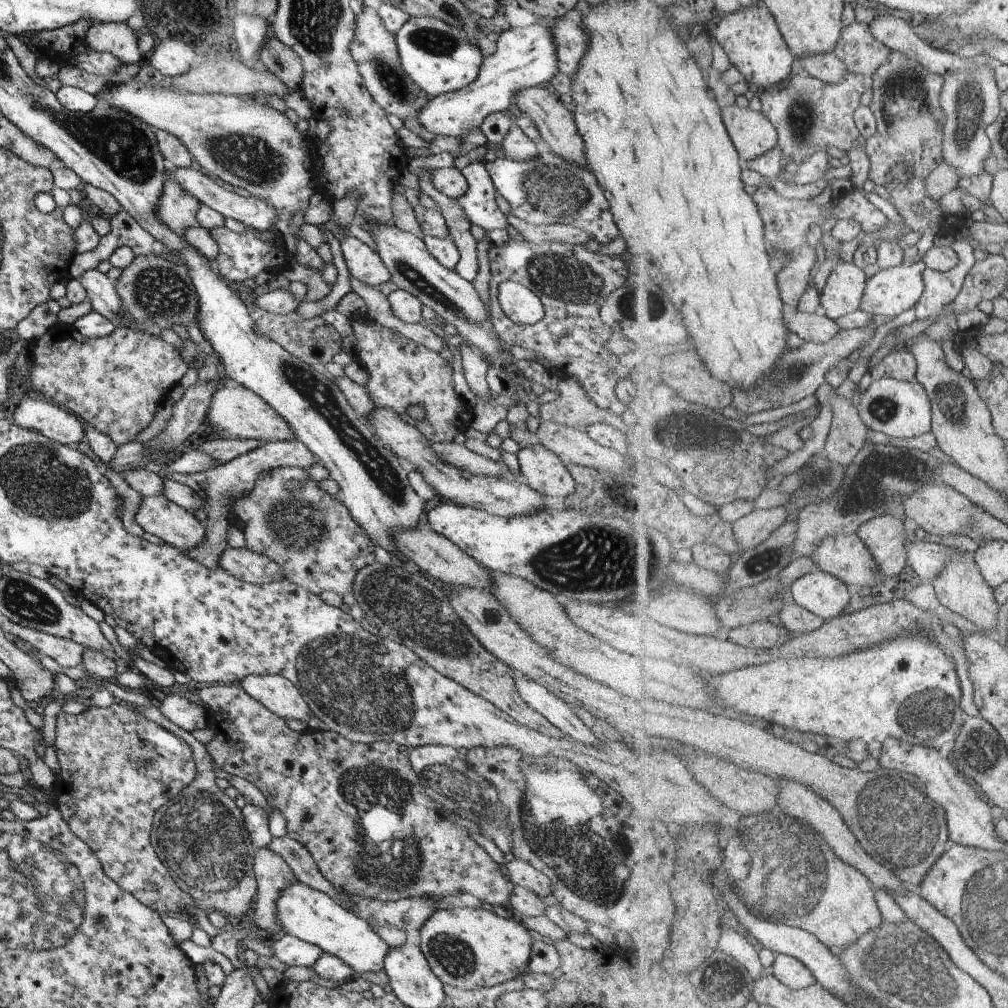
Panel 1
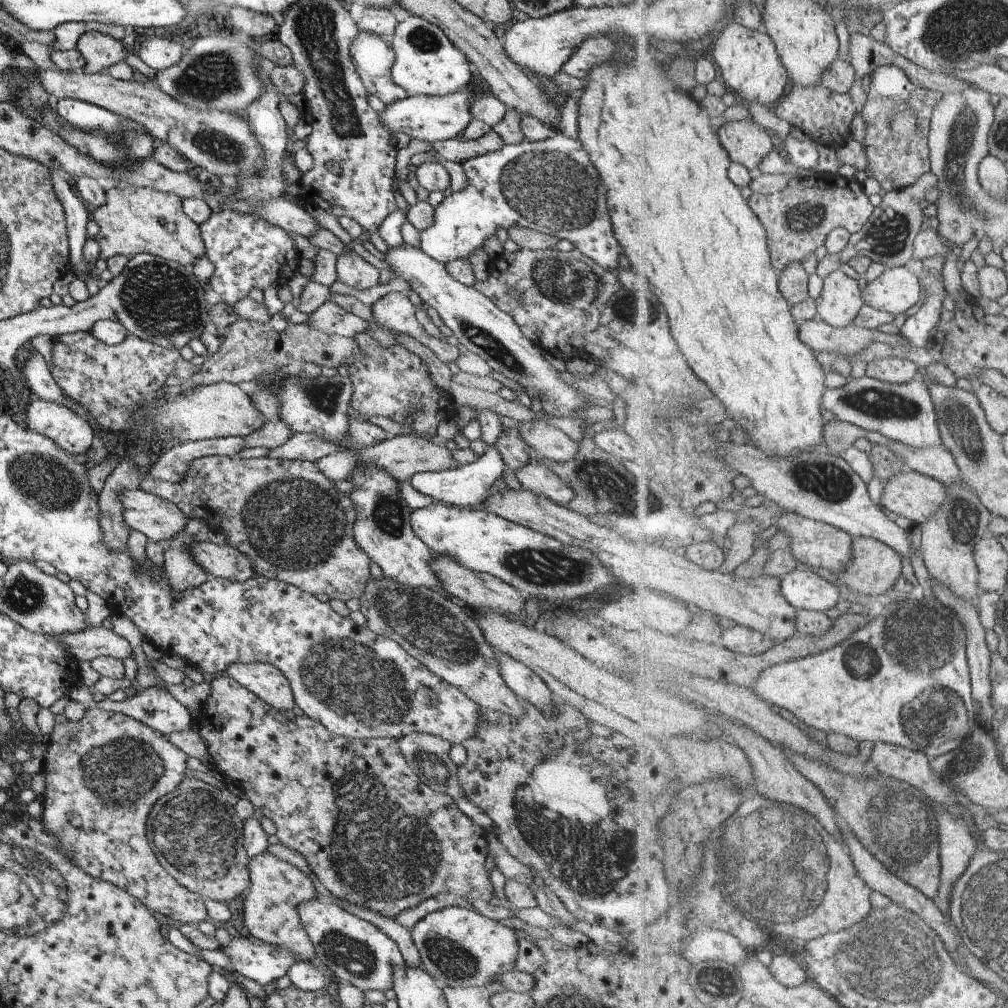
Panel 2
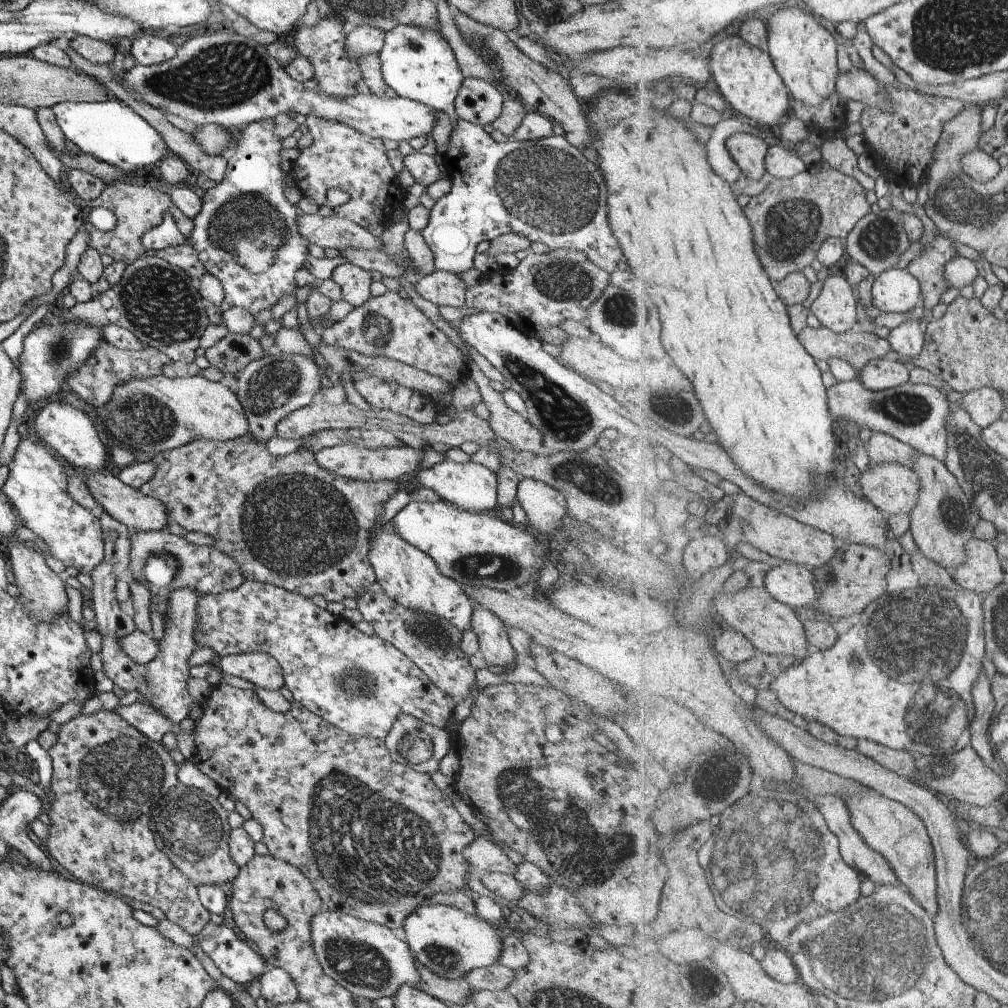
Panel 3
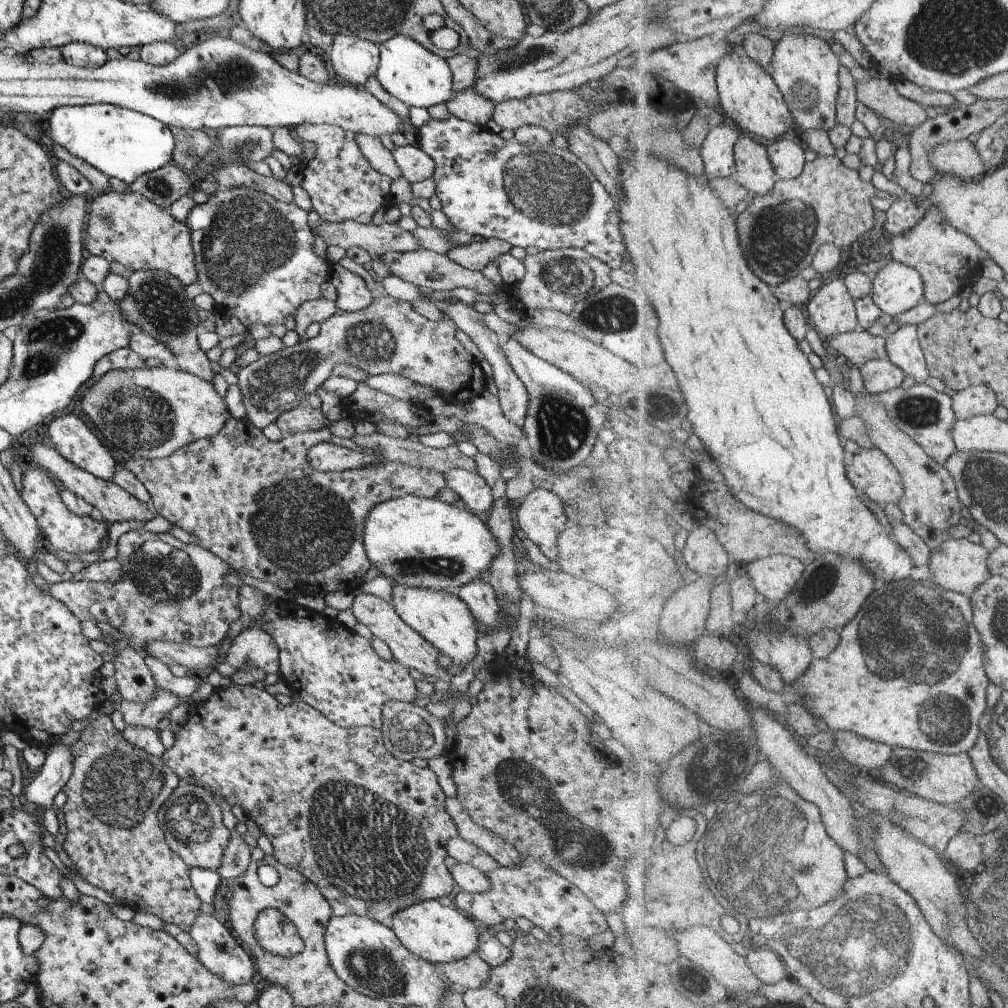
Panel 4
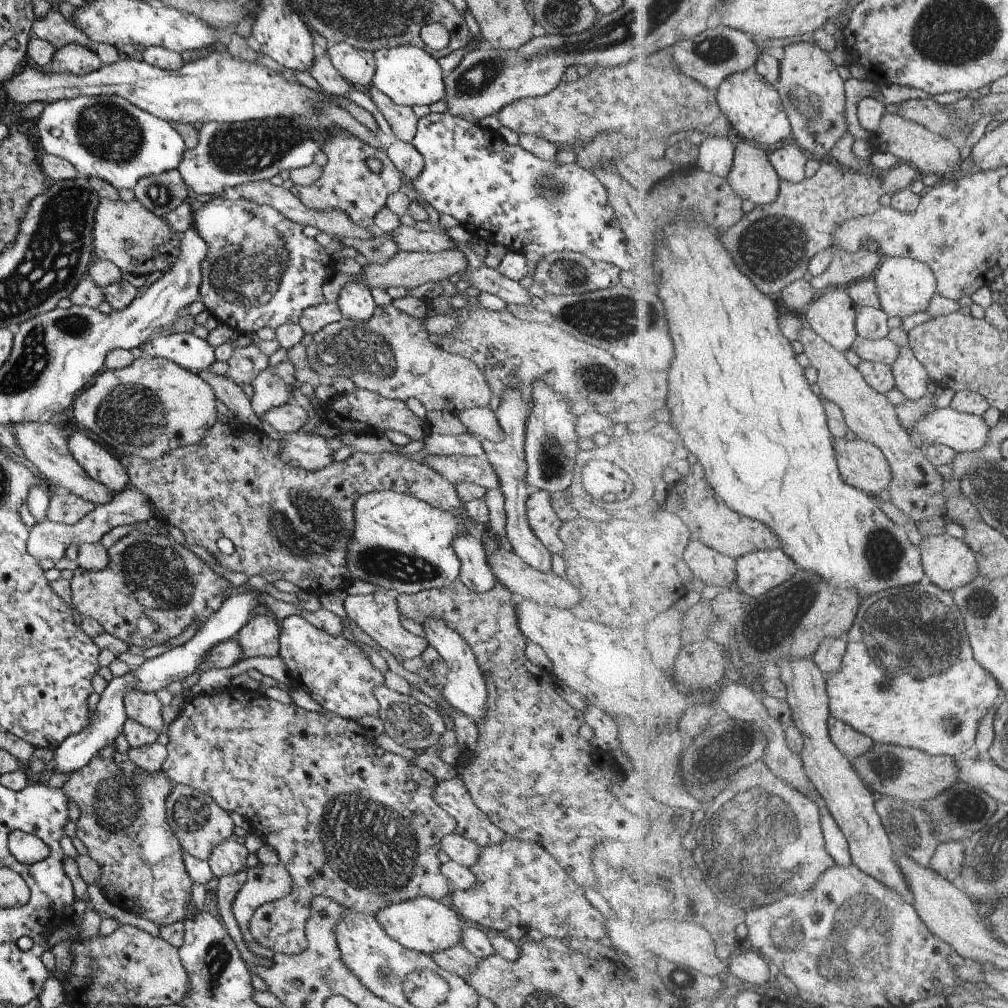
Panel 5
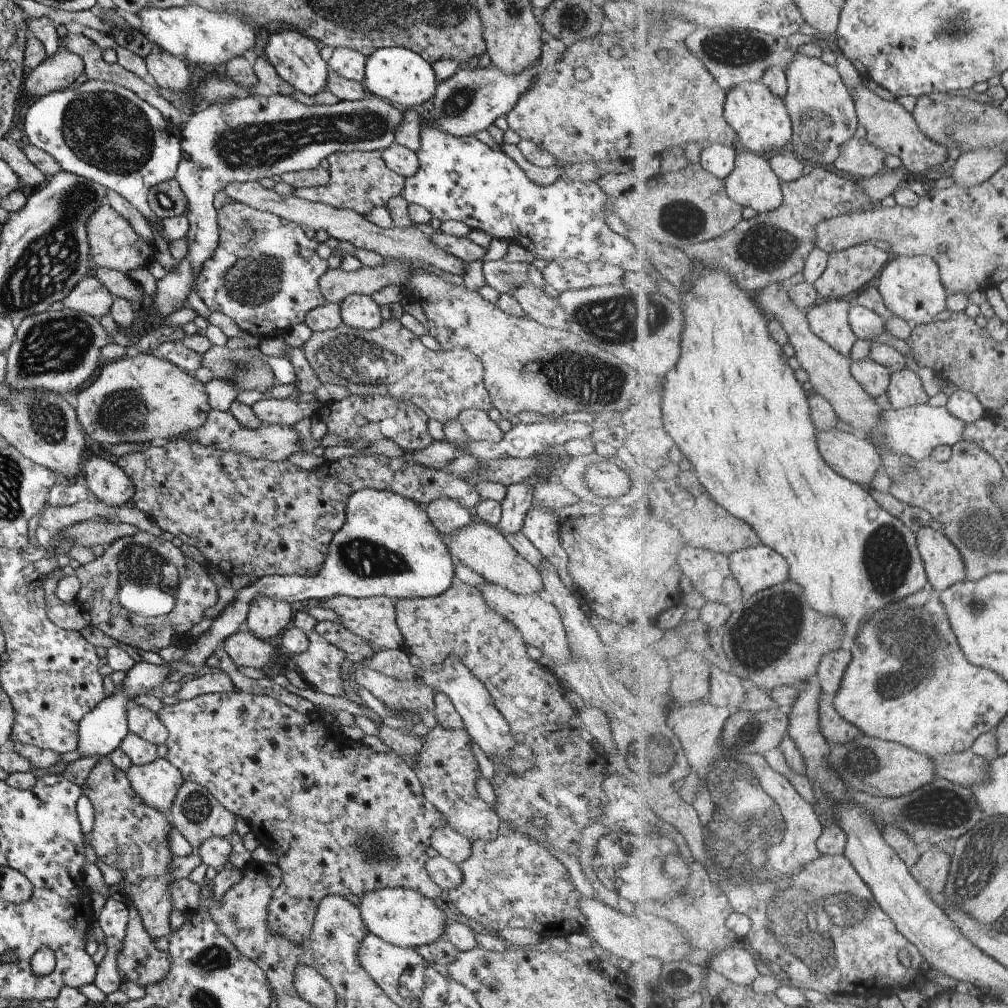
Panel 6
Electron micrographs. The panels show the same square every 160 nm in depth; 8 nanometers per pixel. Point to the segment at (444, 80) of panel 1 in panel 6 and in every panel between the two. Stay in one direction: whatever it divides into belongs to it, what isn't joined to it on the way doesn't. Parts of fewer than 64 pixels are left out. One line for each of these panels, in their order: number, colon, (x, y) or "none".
2: (426, 62)
3: (415, 62)
4: (406, 70)
5: (407, 75)
6: (395, 74)

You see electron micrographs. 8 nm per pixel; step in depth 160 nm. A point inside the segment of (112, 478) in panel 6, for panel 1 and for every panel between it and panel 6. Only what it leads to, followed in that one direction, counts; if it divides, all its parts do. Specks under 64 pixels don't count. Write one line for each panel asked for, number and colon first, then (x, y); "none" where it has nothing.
1: (33, 412)
2: (70, 432)
3: (70, 433)
4: (69, 436)
5: (96, 461)

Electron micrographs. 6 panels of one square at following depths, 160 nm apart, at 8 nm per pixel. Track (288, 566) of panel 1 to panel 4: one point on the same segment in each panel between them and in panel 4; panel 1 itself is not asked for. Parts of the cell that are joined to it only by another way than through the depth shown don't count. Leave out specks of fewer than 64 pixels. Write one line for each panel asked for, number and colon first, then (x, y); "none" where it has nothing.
2: (287, 518)
3: (283, 519)
4: (258, 505)

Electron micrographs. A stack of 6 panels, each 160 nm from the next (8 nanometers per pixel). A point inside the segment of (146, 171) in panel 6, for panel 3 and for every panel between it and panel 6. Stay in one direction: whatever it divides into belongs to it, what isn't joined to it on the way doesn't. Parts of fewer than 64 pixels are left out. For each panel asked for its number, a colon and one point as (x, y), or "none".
3: (110, 131)
4: (119, 142)
5: (108, 138)

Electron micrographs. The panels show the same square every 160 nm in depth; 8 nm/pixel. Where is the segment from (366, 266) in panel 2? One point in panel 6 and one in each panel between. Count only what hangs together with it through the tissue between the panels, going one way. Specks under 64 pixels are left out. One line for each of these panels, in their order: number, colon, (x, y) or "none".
3: (353, 281)
4: (351, 294)
5: (354, 301)
6: (357, 311)

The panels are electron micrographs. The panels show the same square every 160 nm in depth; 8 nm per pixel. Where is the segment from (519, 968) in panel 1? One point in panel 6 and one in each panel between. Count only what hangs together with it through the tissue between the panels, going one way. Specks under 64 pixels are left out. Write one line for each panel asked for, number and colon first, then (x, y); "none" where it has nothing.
2: (459, 947)
3: (446, 940)
4: (438, 934)
5: (422, 924)
6: (403, 917)

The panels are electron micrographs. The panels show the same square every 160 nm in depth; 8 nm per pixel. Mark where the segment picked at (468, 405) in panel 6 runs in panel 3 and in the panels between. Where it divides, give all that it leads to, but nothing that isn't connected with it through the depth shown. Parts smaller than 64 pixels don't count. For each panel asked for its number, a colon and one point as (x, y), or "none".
3: (268, 389)
4: (388, 336)
5: (390, 354)

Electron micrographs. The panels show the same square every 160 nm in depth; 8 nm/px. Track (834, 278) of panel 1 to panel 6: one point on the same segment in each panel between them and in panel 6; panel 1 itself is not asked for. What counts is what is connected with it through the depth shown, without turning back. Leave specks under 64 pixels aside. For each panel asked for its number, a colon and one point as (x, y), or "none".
2: (840, 301)
3: (836, 307)
4: (832, 309)
5: (832, 315)
6: (829, 319)

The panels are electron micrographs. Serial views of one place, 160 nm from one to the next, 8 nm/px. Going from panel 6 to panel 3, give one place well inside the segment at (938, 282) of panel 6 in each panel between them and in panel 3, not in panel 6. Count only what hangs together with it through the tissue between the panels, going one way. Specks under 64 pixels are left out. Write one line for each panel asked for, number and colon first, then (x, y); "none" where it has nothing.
3: (895, 291)
4: (898, 288)
5: (906, 286)

